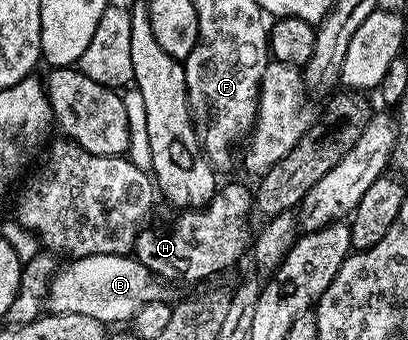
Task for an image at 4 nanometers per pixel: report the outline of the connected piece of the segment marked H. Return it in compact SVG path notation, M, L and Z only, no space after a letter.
M221 185L203 208L184 208L178 212L171 204L157 205L136 236L134 257L168 284L212 278L234 265L243 254L245 257L250 246L248 213L251 215L253 210L253 191L244 186Z

